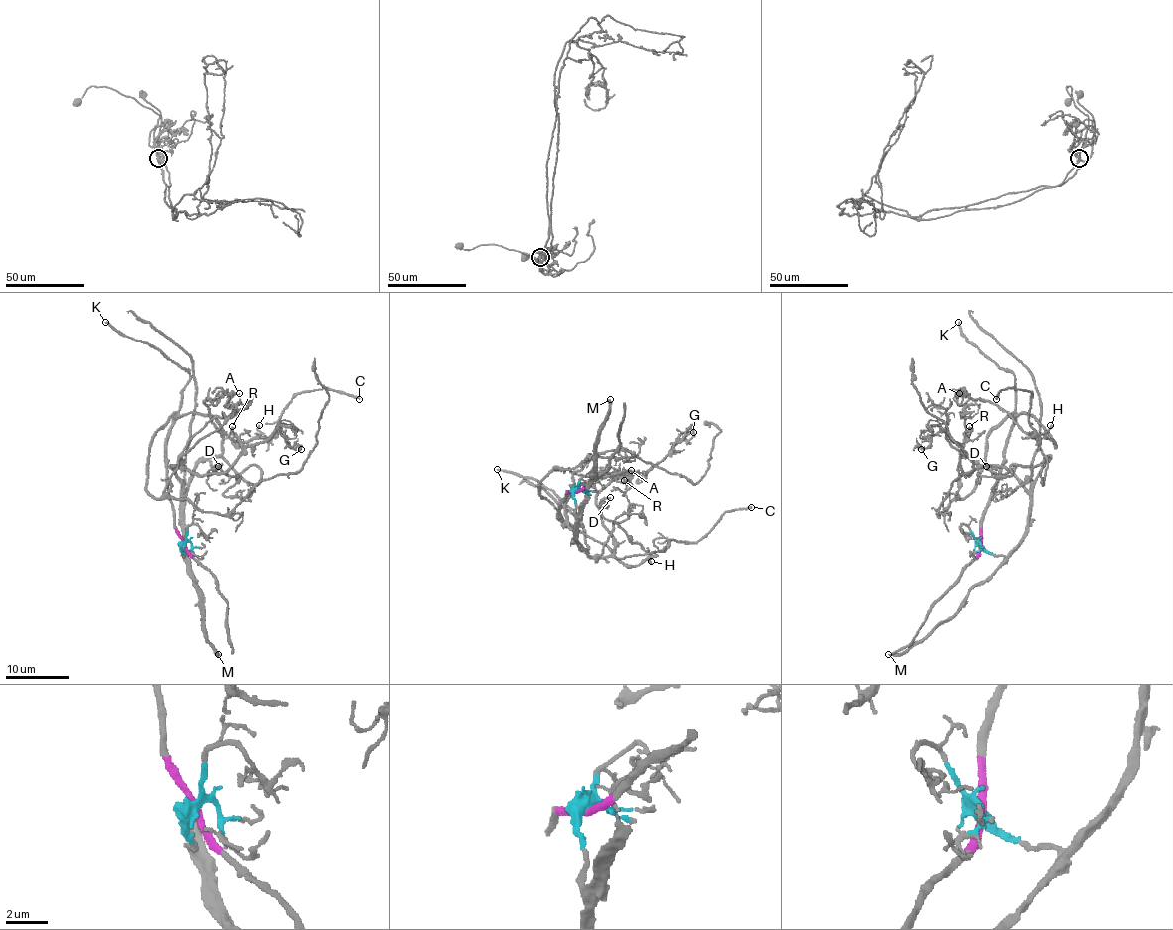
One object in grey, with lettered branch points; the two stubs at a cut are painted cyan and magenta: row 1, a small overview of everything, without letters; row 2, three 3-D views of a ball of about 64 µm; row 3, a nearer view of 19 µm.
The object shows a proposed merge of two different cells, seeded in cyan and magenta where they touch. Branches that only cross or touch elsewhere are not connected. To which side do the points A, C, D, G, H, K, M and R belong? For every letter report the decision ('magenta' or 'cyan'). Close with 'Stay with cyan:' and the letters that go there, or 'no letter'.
A: cyan
C: magenta
D: cyan
G: cyan
H: magenta
K: magenta
M: cyan
R: cyan
Stay with cyan: A, D, G, M, R

